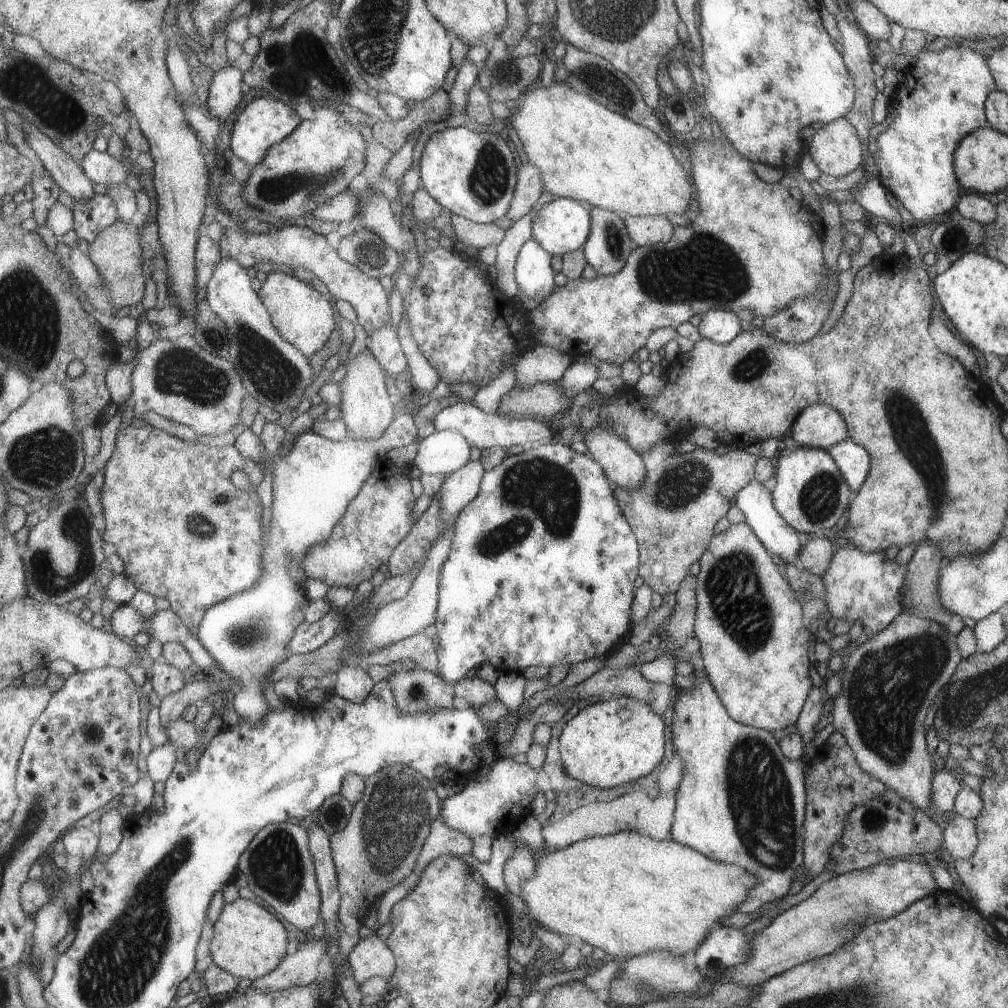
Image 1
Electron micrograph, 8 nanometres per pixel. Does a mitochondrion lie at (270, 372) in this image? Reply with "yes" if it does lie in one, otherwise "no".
yes

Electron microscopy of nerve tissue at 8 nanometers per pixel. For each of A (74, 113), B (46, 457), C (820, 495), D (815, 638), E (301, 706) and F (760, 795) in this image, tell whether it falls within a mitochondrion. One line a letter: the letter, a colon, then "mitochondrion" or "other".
A: other
B: mitochondrion
C: mitochondrion
D: other
E: other
F: mitochondrion

